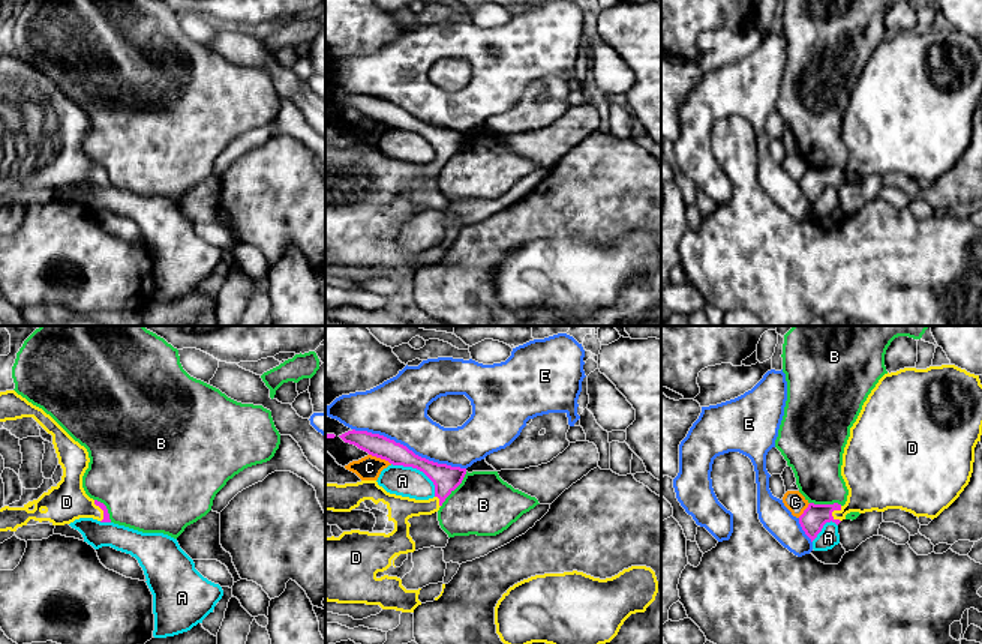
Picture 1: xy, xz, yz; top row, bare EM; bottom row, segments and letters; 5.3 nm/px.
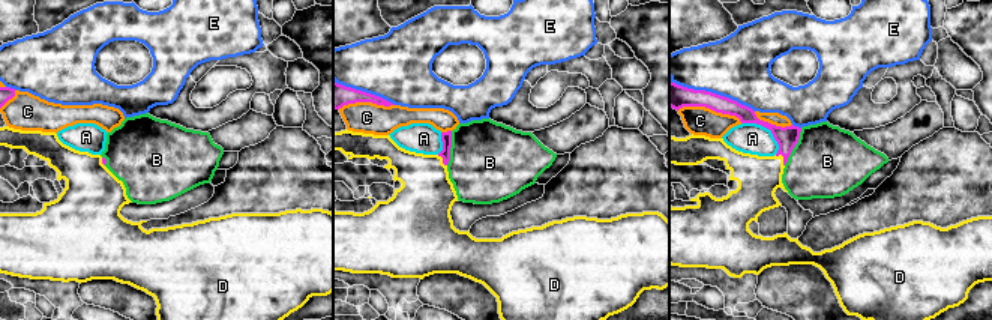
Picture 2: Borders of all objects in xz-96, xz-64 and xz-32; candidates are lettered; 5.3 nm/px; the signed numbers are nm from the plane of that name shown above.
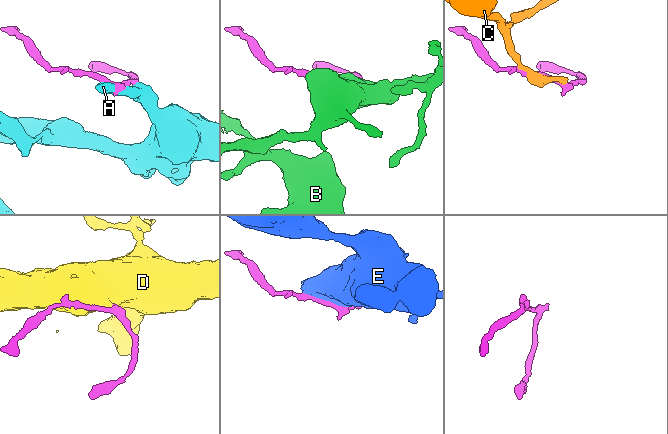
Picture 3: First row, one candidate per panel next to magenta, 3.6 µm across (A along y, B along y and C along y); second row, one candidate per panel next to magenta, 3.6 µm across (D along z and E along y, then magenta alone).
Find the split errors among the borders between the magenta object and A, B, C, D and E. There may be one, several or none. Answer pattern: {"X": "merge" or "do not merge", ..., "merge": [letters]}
{"A": "do not merge", "B": "do not merge", "C": "do not merge", "D": "merge", "E": "do not merge", "merge": ["D"]}

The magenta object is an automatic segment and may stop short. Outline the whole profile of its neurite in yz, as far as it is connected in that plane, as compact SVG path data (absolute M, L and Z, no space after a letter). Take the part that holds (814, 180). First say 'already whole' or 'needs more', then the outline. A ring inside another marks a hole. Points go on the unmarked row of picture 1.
needs more; M955 29L885 38L864 66L844 111L841 140L849 153L846 168L810 167L799 180L802 194L813 206L826 186L838 189L850 176L901 173L918 182L937 182L969 149L981 99L979 39Z

